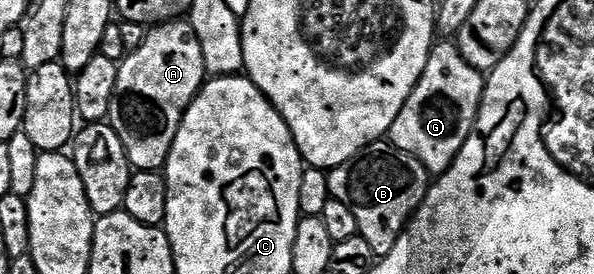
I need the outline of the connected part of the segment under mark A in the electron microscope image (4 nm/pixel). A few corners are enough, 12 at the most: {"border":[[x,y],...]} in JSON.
{"border":[[190,22],[119,64],[109,123],[134,171],[166,169],[207,79]]}

